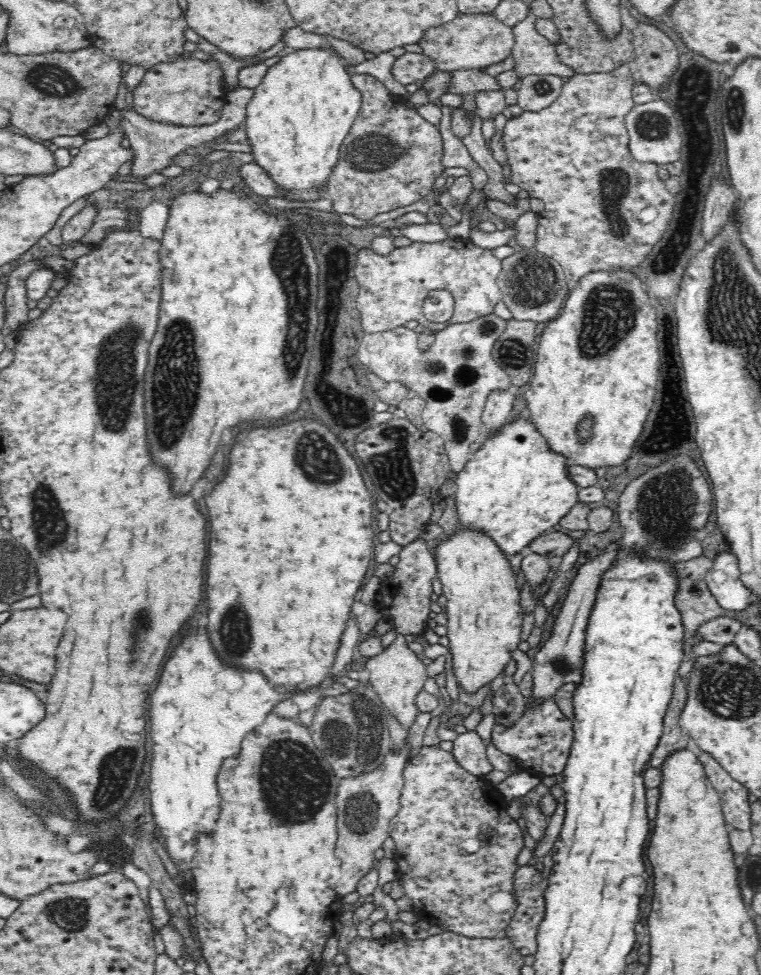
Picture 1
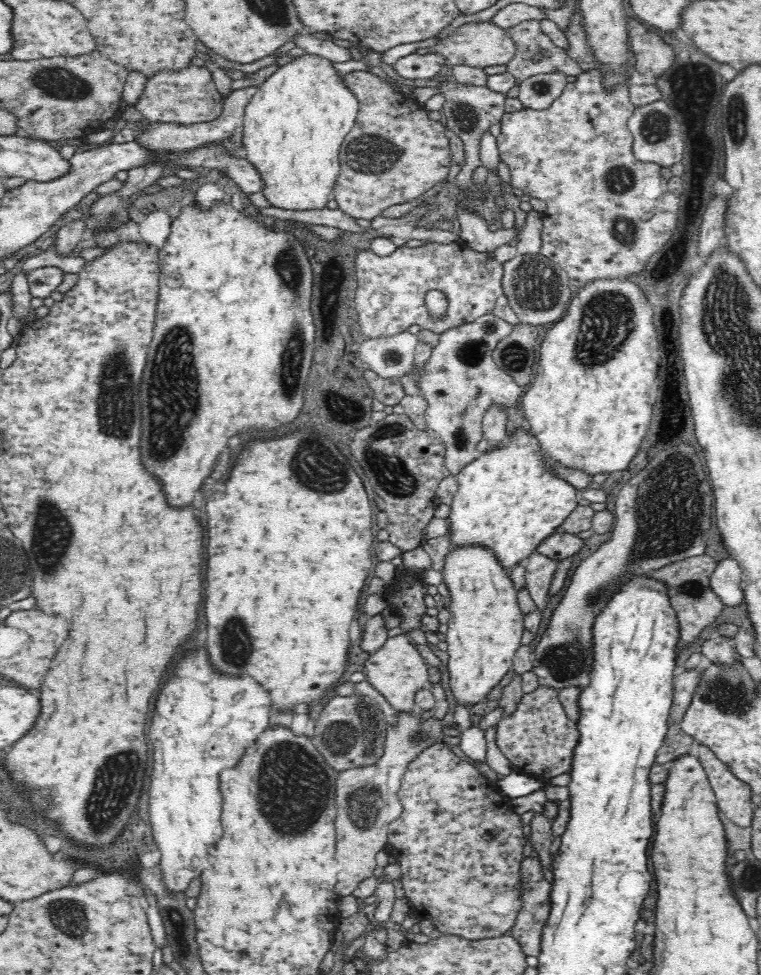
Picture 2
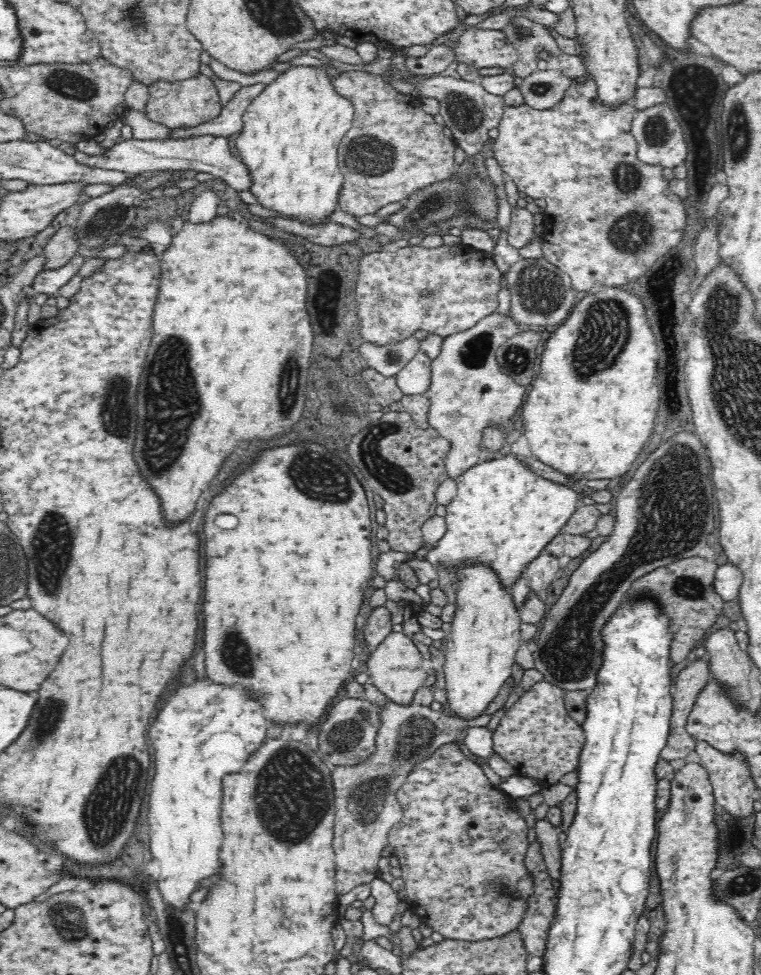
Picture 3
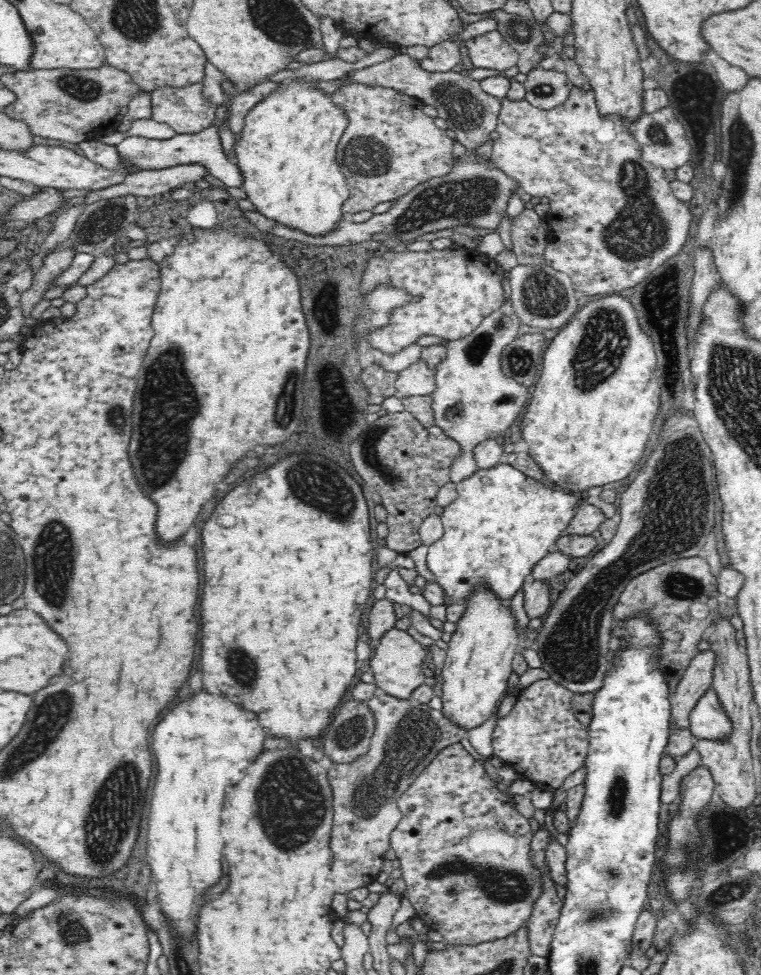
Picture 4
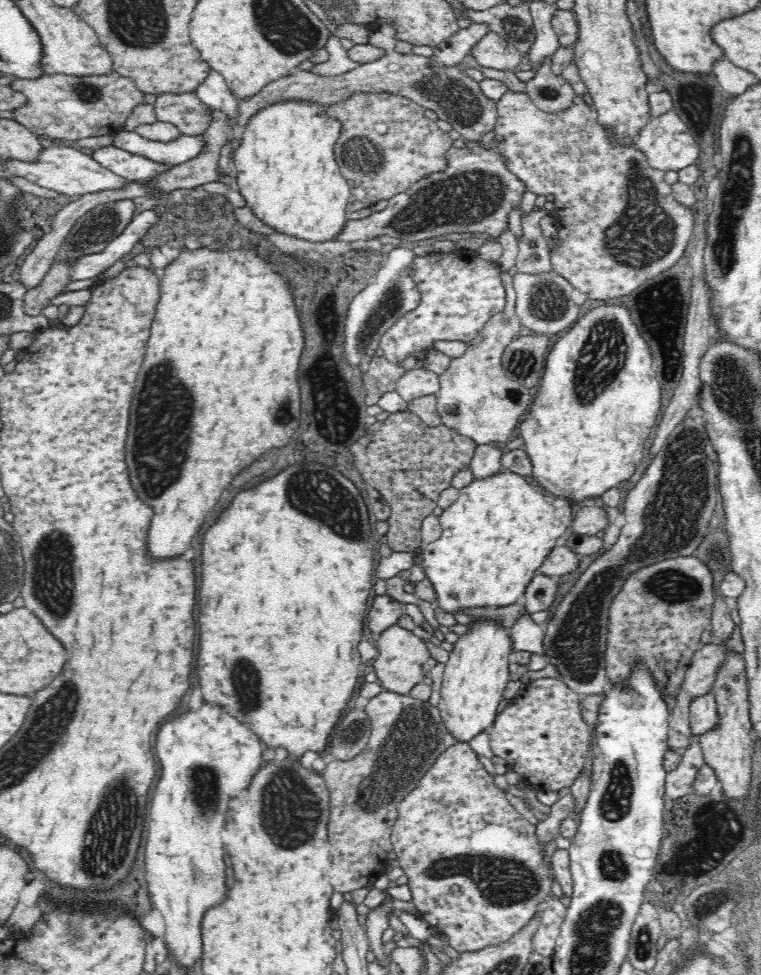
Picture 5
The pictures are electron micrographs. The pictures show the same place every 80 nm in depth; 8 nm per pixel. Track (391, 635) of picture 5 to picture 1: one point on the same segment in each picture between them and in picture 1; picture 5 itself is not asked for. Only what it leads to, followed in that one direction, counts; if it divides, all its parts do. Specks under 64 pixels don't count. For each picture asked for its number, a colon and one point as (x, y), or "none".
1: (397, 675)
2: (397, 671)
3: (395, 668)
4: (396, 665)

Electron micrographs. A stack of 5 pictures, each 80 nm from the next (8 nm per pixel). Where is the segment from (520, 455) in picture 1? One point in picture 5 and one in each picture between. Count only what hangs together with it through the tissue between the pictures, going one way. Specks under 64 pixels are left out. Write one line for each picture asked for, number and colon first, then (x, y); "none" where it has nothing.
2: (509, 498)
3: (504, 513)
4: (502, 522)
5: (501, 528)

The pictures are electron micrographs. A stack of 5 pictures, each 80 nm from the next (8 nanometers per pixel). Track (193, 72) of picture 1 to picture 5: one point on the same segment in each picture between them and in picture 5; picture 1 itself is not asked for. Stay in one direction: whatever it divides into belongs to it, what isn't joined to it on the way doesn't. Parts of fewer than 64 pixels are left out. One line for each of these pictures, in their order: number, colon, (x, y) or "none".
2: (187, 96)
3: (195, 100)
4: (186, 110)
5: (191, 117)

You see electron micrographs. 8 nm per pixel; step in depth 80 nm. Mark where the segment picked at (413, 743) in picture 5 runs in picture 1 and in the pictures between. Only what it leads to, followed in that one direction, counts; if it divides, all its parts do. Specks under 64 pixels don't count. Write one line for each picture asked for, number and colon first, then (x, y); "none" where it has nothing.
1: (366, 804)
2: (367, 800)
3: (367, 807)
4: (408, 736)

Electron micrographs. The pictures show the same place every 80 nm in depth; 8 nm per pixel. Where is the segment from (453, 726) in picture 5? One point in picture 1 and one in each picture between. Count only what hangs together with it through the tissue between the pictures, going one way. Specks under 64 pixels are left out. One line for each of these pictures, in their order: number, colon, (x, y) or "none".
1: (484, 619)
2: (485, 626)
3: (484, 636)
4: (479, 659)

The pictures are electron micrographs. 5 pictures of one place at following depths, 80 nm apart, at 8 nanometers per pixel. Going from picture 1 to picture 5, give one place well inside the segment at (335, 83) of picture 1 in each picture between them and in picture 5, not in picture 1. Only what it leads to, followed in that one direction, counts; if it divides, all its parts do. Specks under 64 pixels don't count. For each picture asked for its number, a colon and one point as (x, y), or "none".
2: (293, 127)
3: (291, 132)
4: (287, 151)
5: (286, 168)

